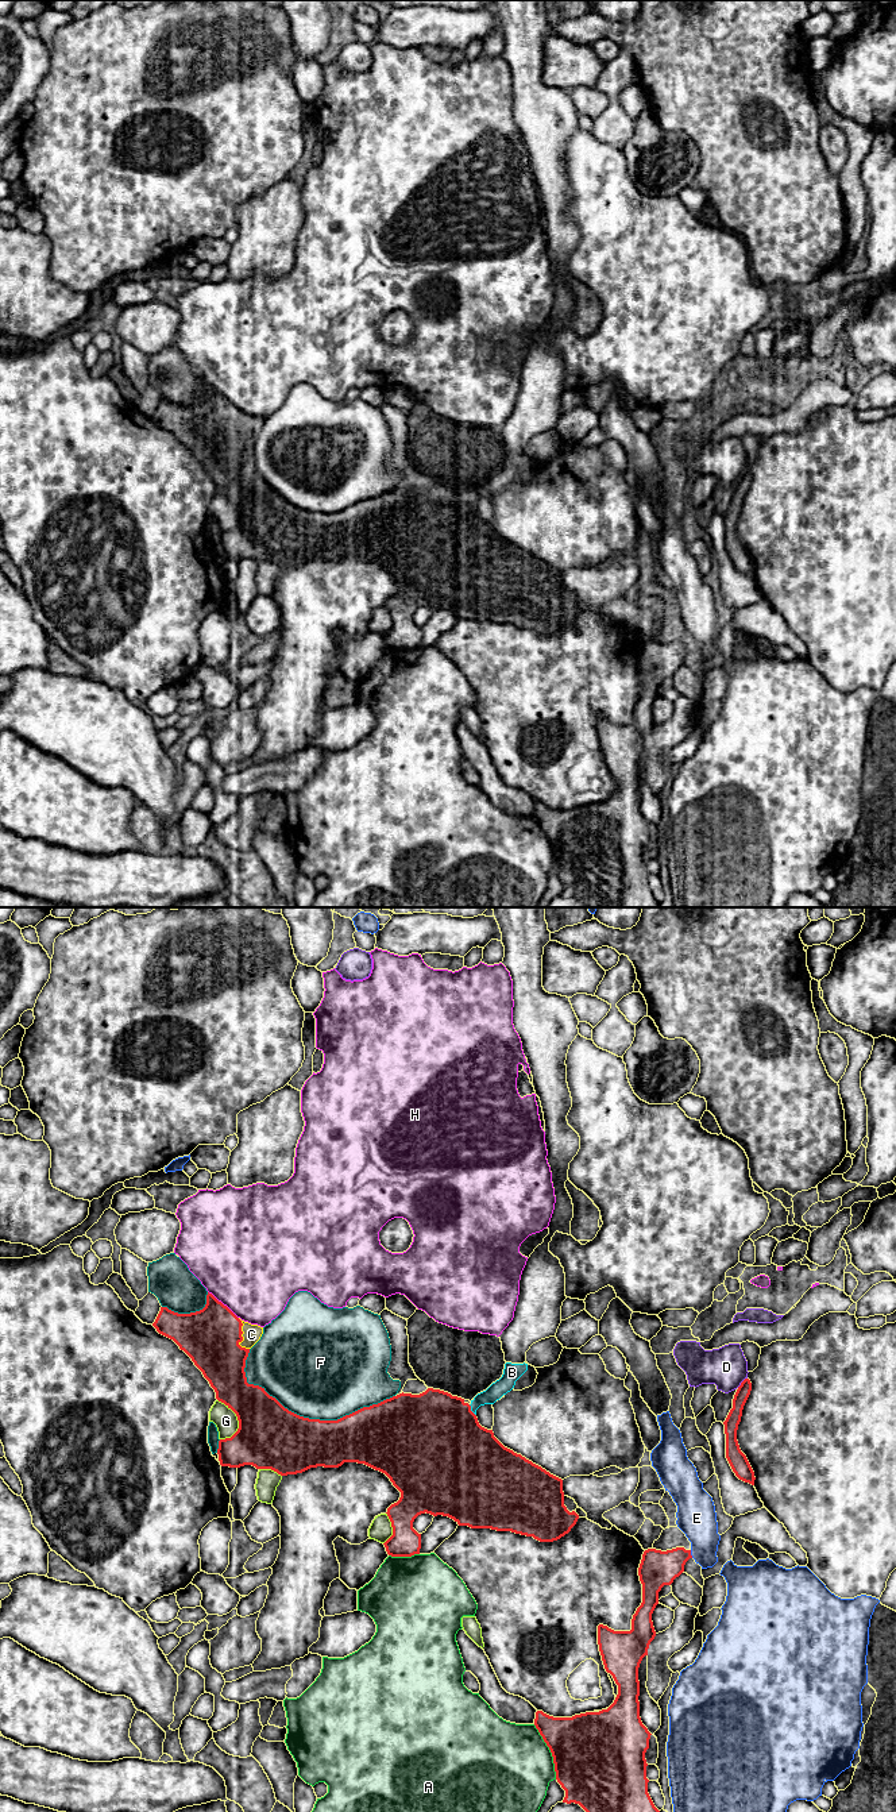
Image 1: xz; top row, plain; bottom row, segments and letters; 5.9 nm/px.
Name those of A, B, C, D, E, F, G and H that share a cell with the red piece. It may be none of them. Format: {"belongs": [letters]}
{"belongs": ["C"]}

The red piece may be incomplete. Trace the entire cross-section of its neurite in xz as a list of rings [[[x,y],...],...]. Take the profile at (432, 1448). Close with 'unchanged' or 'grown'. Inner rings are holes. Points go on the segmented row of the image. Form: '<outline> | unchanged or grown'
[[[208,1292],[205,1307],[196,1312],[178,1314],[161,1307],[152,1326],[159,1334],[173,1339],[192,1358],[215,1389],[216,1399],[237,1416],[237,1431],[231,1438],[219,1441],[217,1454],[221,1466],[252,1465],[256,1469],[271,1469],[281,1476],[287,1476],[317,1466],[339,1468],[344,1462],[358,1462],[385,1473],[401,1492],[399,1500],[386,1512],[391,1522],[393,1535],[383,1545],[391,1557],[420,1554],[421,1534],[413,1528],[413,1522],[425,1512],[433,1516],[448,1516],[459,1526],[511,1531],[533,1537],[540,1542],[560,1539],[579,1519],[575,1511],[569,1512],[564,1505],[563,1480],[505,1447],[494,1437],[493,1430],[479,1424],[471,1406],[461,1397],[428,1388],[420,1395],[402,1392],[337,1420],[309,1419],[285,1408],[264,1388],[247,1383],[246,1360],[250,1349],[260,1339],[263,1327],[242,1321],[212,1294]]] | grown

